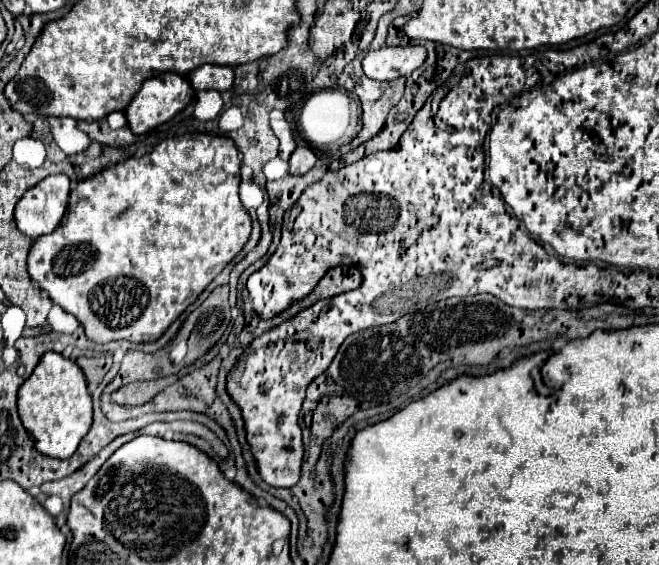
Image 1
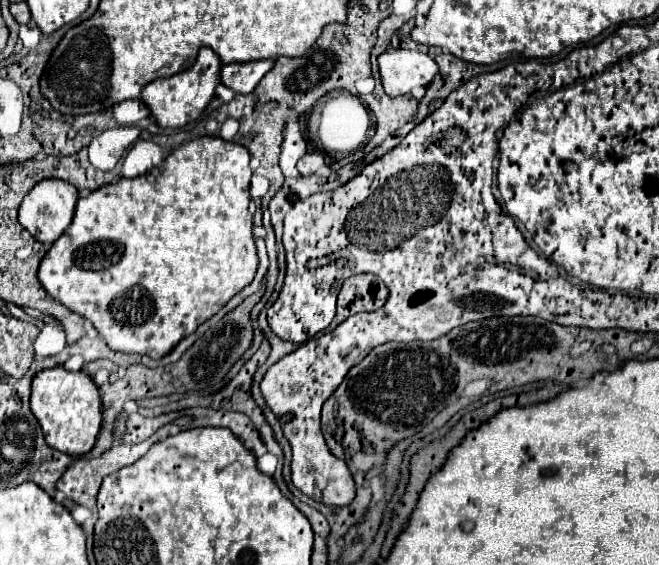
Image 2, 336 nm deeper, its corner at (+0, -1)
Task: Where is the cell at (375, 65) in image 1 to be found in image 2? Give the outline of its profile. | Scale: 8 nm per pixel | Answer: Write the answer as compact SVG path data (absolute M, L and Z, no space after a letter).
M388 49L378 57L382 87L388 95L398 97L410 93L418 85L428 85L438 71L432 57L420 51Z

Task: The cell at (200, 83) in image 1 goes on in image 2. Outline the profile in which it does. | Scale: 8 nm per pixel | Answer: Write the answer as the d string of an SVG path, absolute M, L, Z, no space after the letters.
M262 59L260 63L236 63L236 65L222 65L220 71L220 81L222 85L230 87L234 93L252 93L260 79L272 69L274 61L272 59Z

